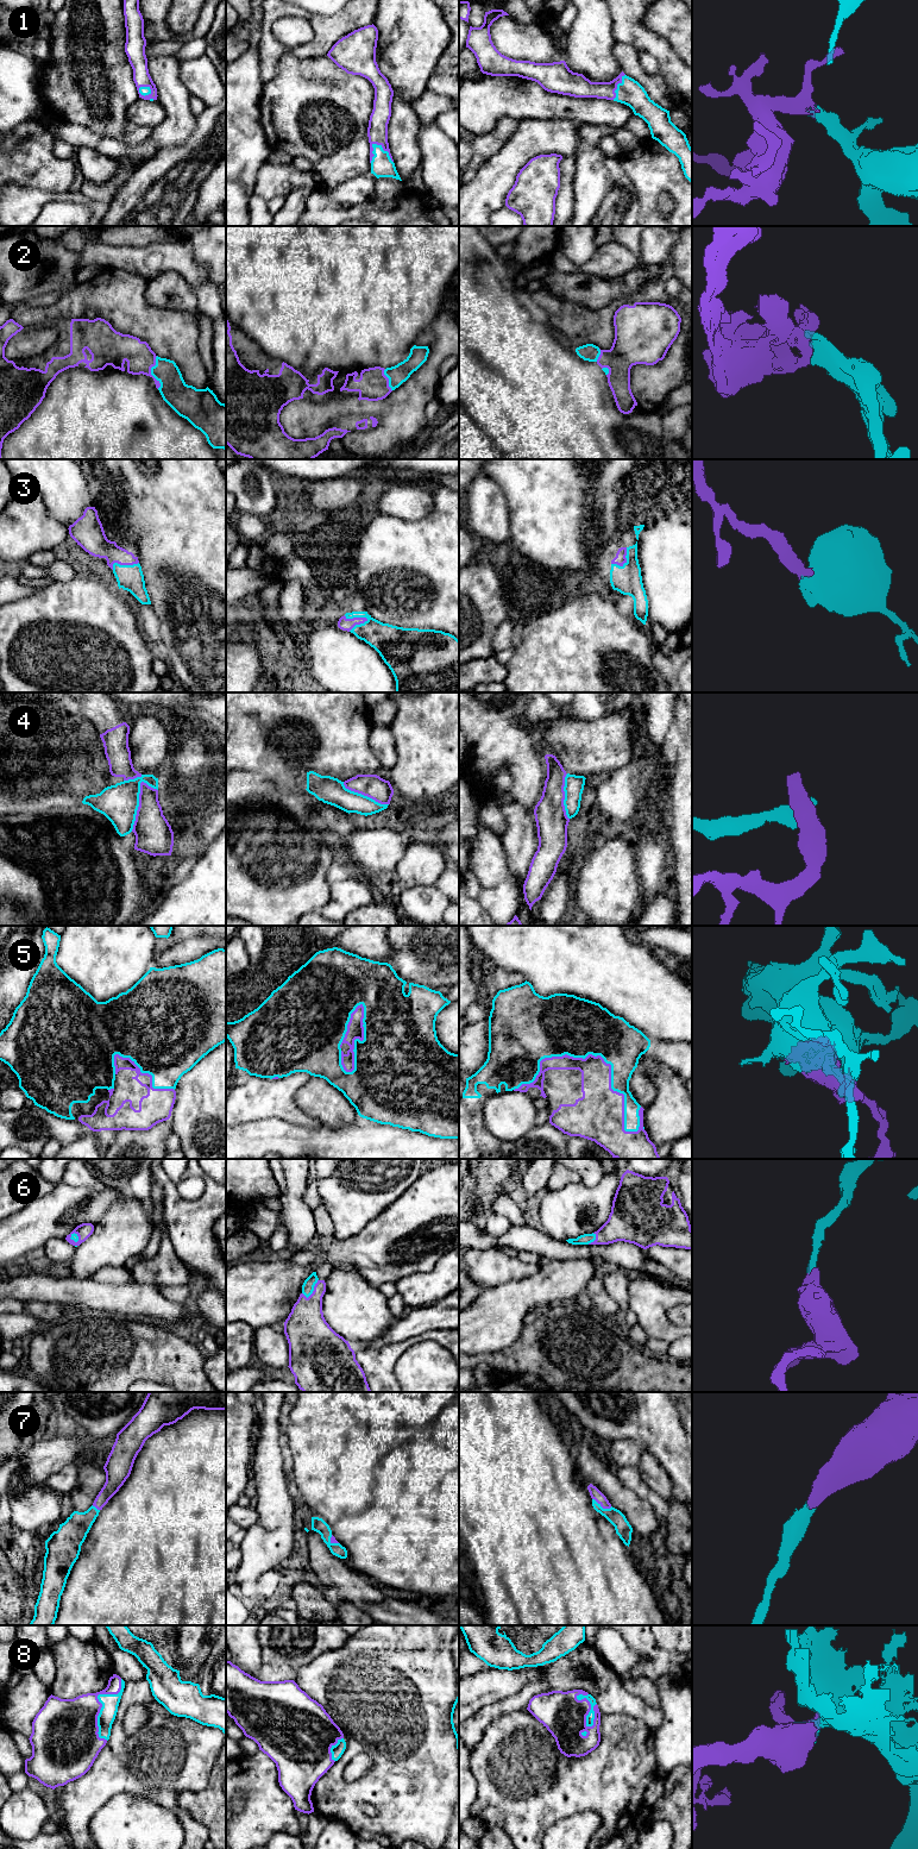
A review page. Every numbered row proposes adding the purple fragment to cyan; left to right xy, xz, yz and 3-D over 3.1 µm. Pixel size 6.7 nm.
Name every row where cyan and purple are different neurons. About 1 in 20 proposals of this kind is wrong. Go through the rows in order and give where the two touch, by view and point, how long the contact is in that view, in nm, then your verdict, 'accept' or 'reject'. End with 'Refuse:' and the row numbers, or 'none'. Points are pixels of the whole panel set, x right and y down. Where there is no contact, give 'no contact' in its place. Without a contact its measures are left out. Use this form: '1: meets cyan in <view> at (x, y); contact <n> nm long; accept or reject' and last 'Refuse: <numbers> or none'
1: meets cyan in xz at (383, 150); contact 200 nm long; accept
2: meets cyan in xy at (151, 373); contact 220 nm long; accept
3: meets cyan in xz at (356, 616); contact 170 nm long; accept
4: meets cyan in xy at (138, 806); contact 360 nm long; accept
5: meets cyan in yz at (599, 1054); contact 900 nm long; accept
6: meets cyan in xz at (313, 1289); contact 150 nm long; accept
7: meets cyan in yz at (601, 1506); contact 150 nm long; accept
8: meets cyan in xy at (99, 1700); contact 440 nm long; accept
Refuse: none

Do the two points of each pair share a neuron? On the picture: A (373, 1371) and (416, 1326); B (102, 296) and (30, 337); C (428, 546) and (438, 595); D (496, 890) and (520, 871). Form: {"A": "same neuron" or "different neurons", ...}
{"A": "different neurons", "B": "different neurons", "C": "same neuron", "D": "different neurons"}

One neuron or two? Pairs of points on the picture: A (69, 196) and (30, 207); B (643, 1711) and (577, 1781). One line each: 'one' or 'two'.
A: one
B: two

